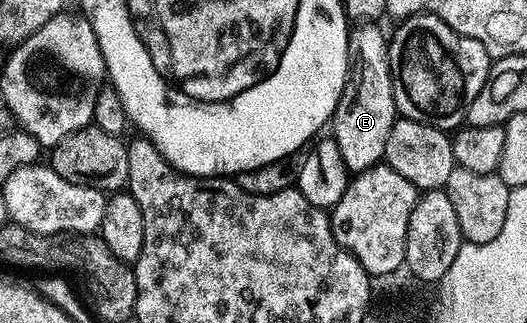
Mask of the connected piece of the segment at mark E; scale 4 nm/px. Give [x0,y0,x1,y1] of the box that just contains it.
[330,22,398,174]

